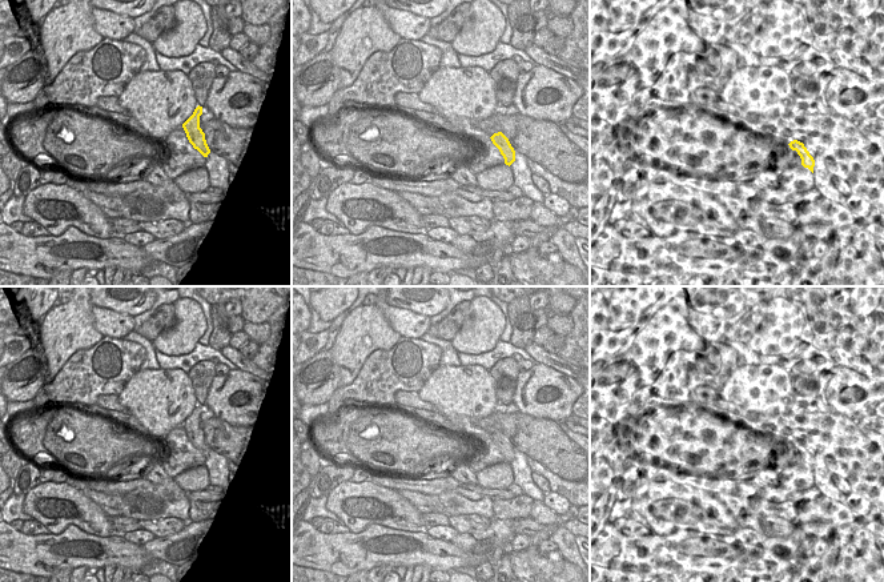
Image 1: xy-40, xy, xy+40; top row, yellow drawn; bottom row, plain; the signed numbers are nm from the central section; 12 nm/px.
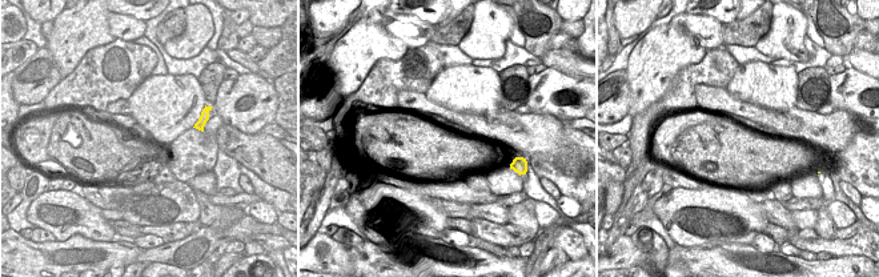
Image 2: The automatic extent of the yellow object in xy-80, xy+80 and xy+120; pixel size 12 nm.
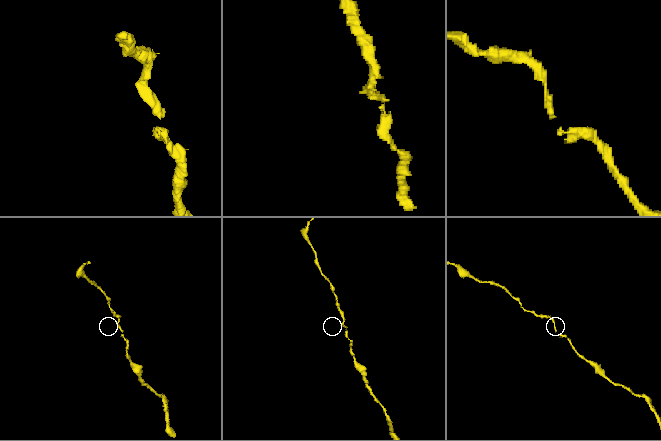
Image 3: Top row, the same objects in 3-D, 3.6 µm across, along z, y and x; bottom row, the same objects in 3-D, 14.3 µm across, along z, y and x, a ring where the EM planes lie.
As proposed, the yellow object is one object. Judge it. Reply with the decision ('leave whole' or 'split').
leave whole

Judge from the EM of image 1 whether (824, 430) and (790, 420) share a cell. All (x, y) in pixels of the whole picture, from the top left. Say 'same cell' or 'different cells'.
same cell

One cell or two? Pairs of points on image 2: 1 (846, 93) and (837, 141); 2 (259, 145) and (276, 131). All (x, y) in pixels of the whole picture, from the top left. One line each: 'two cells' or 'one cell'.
1: two cells
2: two cells

